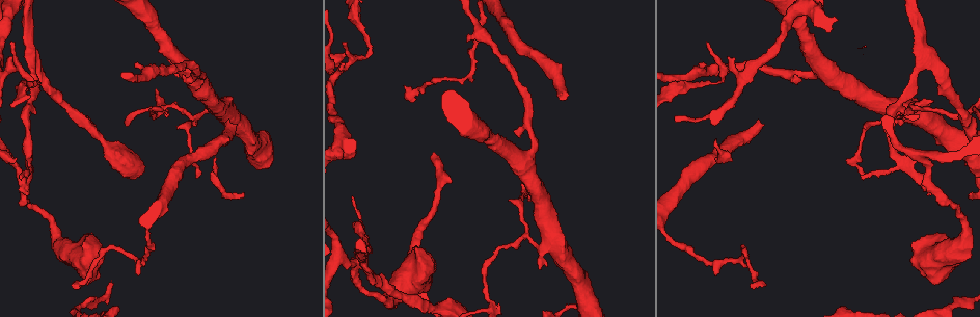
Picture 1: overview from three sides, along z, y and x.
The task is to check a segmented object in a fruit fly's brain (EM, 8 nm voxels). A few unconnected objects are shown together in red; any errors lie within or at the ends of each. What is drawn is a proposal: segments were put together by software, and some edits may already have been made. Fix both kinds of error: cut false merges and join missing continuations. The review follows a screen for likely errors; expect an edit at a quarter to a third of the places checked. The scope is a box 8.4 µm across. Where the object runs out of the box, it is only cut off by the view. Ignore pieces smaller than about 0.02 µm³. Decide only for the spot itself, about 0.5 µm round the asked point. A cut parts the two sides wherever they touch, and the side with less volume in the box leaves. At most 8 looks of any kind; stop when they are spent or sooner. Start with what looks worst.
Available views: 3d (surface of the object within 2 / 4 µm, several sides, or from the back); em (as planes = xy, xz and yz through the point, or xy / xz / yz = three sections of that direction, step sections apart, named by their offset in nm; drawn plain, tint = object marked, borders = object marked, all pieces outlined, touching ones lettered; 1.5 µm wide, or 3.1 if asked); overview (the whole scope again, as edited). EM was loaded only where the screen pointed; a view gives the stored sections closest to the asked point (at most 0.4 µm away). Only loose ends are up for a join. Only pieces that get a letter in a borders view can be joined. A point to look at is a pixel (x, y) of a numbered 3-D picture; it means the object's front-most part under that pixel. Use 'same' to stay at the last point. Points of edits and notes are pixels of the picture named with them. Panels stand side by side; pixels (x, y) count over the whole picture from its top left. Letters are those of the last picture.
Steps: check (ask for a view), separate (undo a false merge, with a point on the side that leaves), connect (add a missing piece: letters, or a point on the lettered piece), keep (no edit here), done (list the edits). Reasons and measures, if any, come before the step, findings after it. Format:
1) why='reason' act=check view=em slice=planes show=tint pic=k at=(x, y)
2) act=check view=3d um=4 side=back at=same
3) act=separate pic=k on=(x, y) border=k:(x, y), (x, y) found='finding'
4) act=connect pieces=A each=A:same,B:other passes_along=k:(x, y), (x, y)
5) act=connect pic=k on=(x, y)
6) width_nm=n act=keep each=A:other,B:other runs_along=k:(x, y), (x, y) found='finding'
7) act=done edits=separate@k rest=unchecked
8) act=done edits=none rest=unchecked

why='end of a long branch' act=check view=3d um=2 pic=1 at=(562, 96)

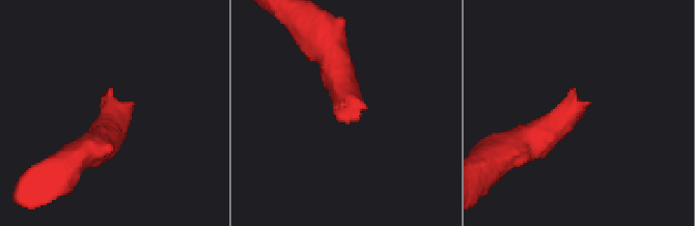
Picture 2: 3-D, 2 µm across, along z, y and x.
why='now the EM' act=check view=em slice=xz step=4 show=tint pic=2 at=(574, 88)

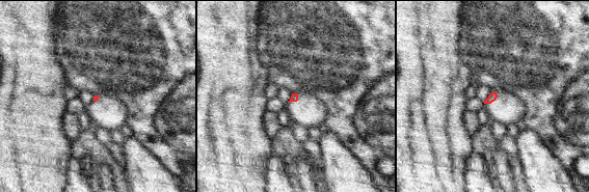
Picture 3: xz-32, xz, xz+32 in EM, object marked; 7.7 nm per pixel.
why='another direction' act=check view=em slice=planes show=borders at=same

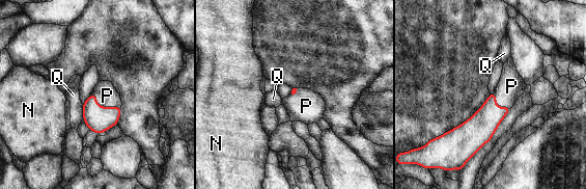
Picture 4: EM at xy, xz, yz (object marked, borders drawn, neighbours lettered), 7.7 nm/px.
longest_contact=P:260nm act=connect pieces=P each=N:other,P:same,Q:other passes_along=4:(98, 118), (102, 106), (107, 96) found='the neuron continues'

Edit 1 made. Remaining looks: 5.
why='three-way junction' act=check view=em slice=planes show=borders pic=1 at=(357, 266)

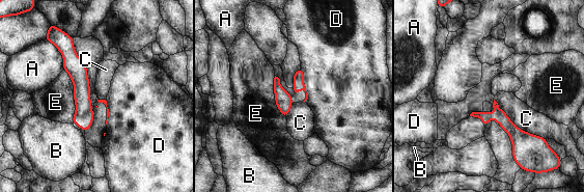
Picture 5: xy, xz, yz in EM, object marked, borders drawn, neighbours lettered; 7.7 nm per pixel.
longest_contact=C:500nm act=separate pic=5 on=(477, 114) each=A:other,B:other,C:other,D:other,E:other border=5:(489, 112), (481, 116) found='two neurons meet here'

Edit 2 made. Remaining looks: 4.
act=done edits=connect@4,separate@5 rest=unchecked

